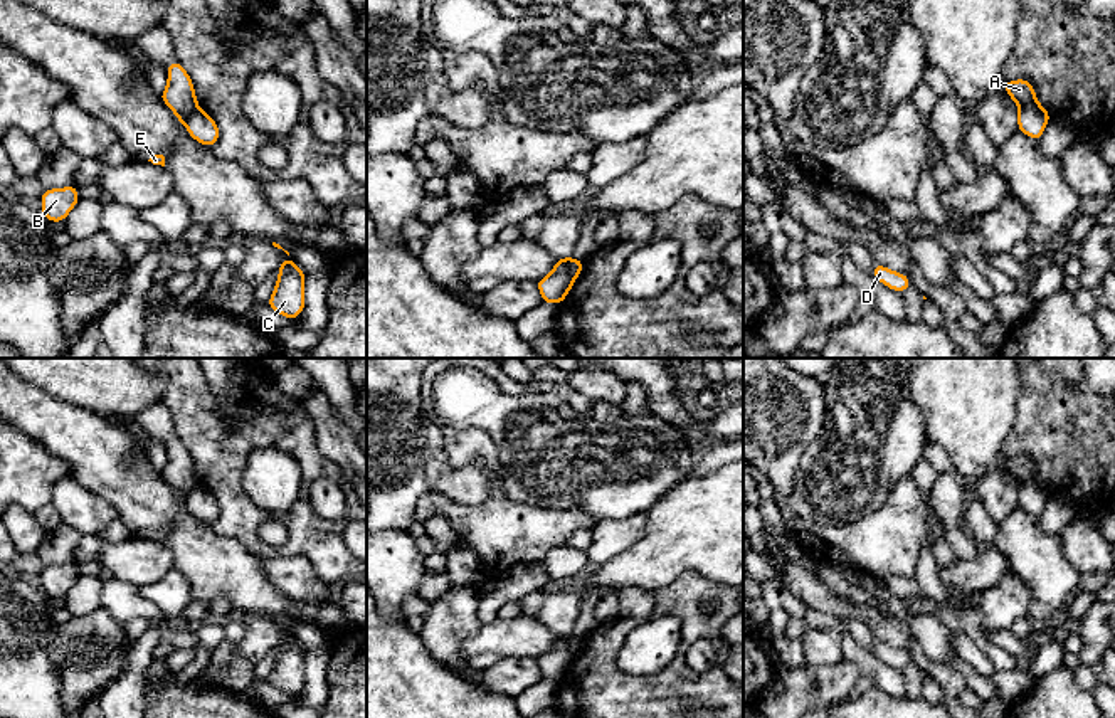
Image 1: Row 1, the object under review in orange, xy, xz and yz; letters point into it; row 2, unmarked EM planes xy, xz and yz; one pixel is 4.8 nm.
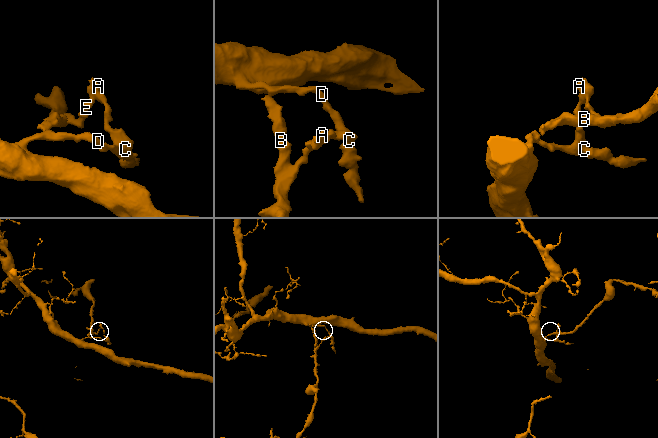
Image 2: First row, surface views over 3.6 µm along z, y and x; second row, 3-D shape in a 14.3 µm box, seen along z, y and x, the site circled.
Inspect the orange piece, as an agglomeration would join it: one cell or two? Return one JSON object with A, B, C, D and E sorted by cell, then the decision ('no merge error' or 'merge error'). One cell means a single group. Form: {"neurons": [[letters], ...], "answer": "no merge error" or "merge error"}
{"neurons": [["A", "B", "E"], ["C", "D"]], "answer": "merge error"}

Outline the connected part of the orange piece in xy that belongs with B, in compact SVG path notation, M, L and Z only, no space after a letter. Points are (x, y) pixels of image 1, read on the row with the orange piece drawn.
M76 185L45 190L39 198L42 203L42 215L49 222L64 222L69 212L81 200Z

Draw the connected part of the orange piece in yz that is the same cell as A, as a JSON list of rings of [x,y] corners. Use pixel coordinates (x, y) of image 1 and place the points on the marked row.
[[[1028,79],[1002,82],[1002,89],[1021,109],[1039,109],[1048,121],[1051,119],[1051,114],[1039,104],[1034,86]]]

